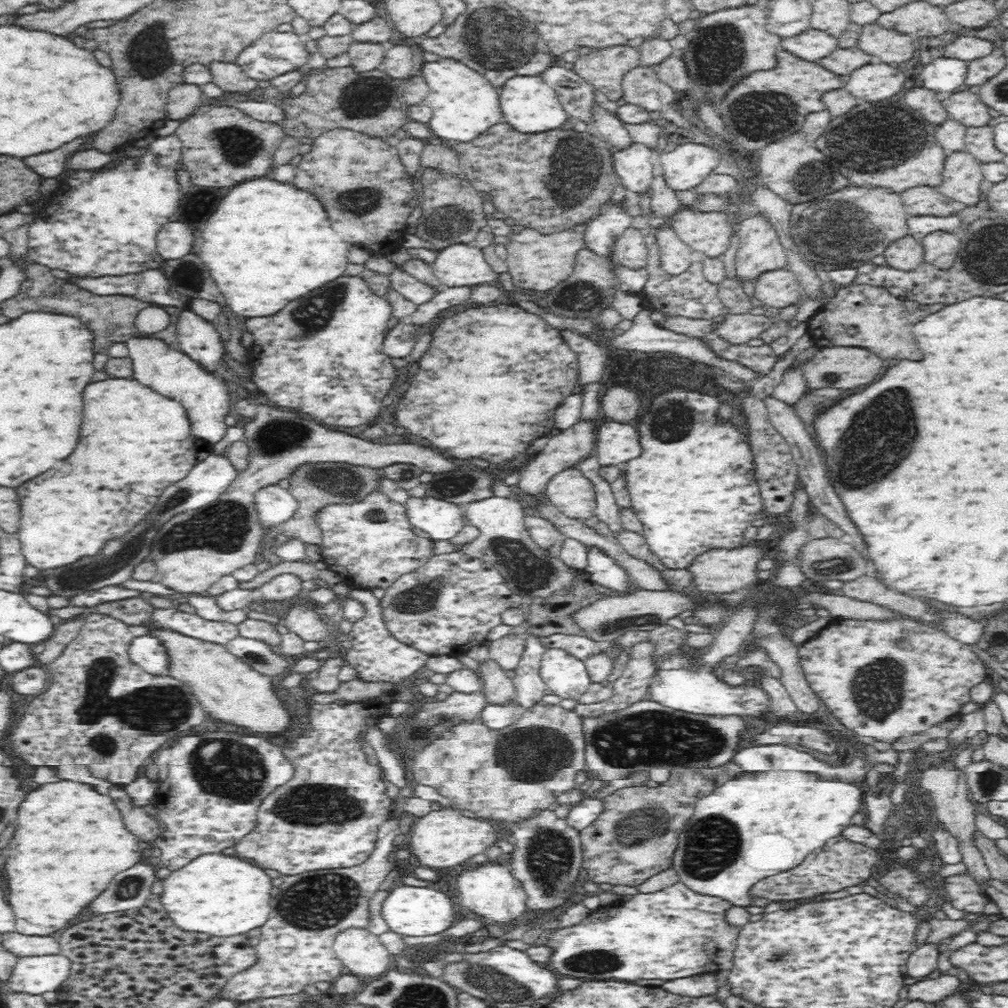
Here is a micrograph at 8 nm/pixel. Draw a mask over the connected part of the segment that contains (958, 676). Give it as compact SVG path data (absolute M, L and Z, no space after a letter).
M914 618L890 620L834 619L832 624L800 647L801 663L812 691L845 726L864 738L893 743L904 736L938 724L958 713L960 706L970 701L968 692L986 681L983 660L966 644L950 638L942 629Z

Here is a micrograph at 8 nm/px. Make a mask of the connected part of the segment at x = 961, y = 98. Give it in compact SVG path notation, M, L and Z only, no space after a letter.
M975 90L952 93L942 102L949 118L964 124L967 128L983 127L990 122L988 105L984 104Z

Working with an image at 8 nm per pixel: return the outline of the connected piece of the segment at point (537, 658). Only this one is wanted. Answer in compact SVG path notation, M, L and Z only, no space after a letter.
M530 635L522 658L515 668L515 677L511 678L515 687L515 704L528 711L548 693L540 672L541 660L546 650L544 645L536 641L534 635Z

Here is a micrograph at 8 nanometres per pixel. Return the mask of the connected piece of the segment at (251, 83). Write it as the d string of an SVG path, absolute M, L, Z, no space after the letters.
M211 63L207 66L214 84L227 92L249 93L257 88L256 81L235 63Z

